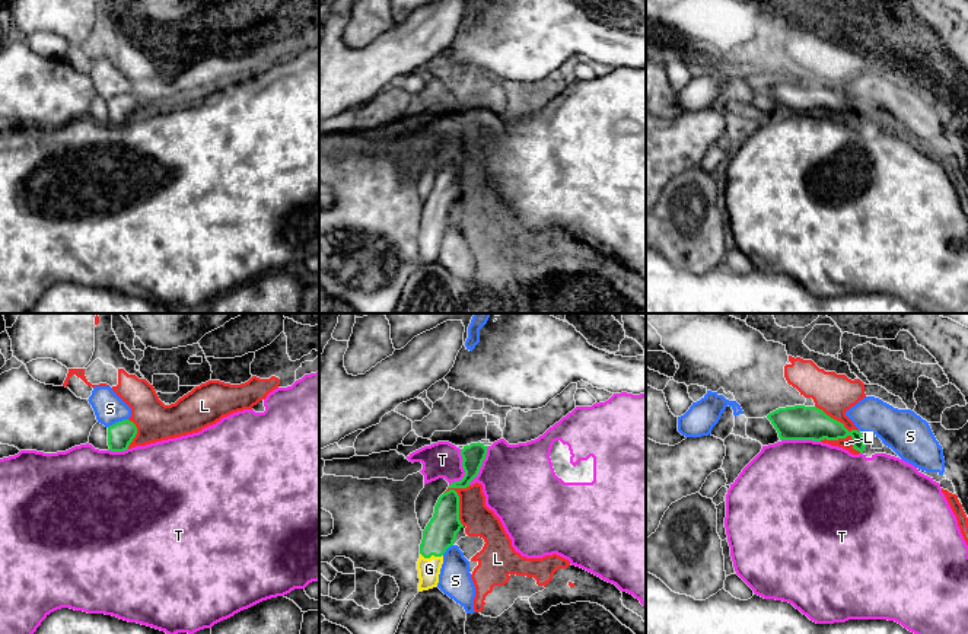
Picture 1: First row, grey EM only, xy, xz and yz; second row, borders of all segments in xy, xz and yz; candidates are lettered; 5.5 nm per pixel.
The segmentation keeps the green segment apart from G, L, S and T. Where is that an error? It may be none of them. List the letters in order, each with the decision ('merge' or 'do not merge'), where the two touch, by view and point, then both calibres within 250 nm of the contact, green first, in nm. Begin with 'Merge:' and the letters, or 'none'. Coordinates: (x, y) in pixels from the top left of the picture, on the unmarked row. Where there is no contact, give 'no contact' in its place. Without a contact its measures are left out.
Merge: G
G: merge; contact xz (432, 228); calibres 170 and 130 nm
L: do not merge; contact xz (458, 178); calibres 170 and 170 nm
S: do not merge; contact xy (118, 95); calibres 140 and 170 nm
T: do not merge; contact xz (464, 143); calibres 120 and 200 nm

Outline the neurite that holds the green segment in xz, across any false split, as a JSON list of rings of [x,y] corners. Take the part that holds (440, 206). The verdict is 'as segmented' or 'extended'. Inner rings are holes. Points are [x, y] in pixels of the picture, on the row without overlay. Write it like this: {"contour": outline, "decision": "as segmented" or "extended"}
{"contour": [[[449,163],[439,171],[433,191],[423,204],[420,232],[417,235],[418,265],[437,259],[443,227],[453,219],[456,207],[462,201],[464,198],[459,194],[459,169],[455,163]]], "decision": "extended"}

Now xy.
{"contour": [[[130,93],[118,95],[108,101],[108,120],[111,125],[124,125],[137,108],[137,101]]], "decision": "as segmented"}

